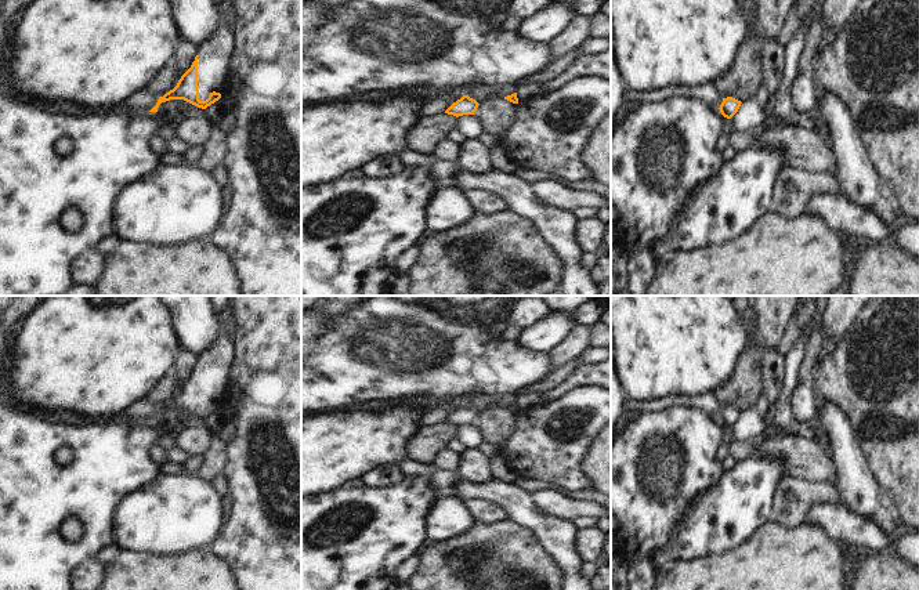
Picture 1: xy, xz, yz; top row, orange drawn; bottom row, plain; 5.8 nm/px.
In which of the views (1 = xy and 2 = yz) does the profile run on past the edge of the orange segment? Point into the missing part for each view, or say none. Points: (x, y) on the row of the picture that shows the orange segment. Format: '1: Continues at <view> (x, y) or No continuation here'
1: Continues at xy (213, 55)
2: No continuation here.

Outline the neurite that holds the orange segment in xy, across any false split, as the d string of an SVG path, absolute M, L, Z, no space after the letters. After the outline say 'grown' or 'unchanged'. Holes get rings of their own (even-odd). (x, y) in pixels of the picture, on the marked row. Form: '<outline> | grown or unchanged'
M221 25L198 46L198 54L191 68L173 90L159 97L149 112L158 112L159 105L170 99L184 99L202 109L218 101L228 76L232 51L234 35Z | grown

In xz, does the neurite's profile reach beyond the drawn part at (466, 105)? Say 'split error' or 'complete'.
complete

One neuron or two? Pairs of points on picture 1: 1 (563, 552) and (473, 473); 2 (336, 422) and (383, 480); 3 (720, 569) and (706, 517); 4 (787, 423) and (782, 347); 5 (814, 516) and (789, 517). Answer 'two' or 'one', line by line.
1: two
2: two
3: two
4: two
5: two

